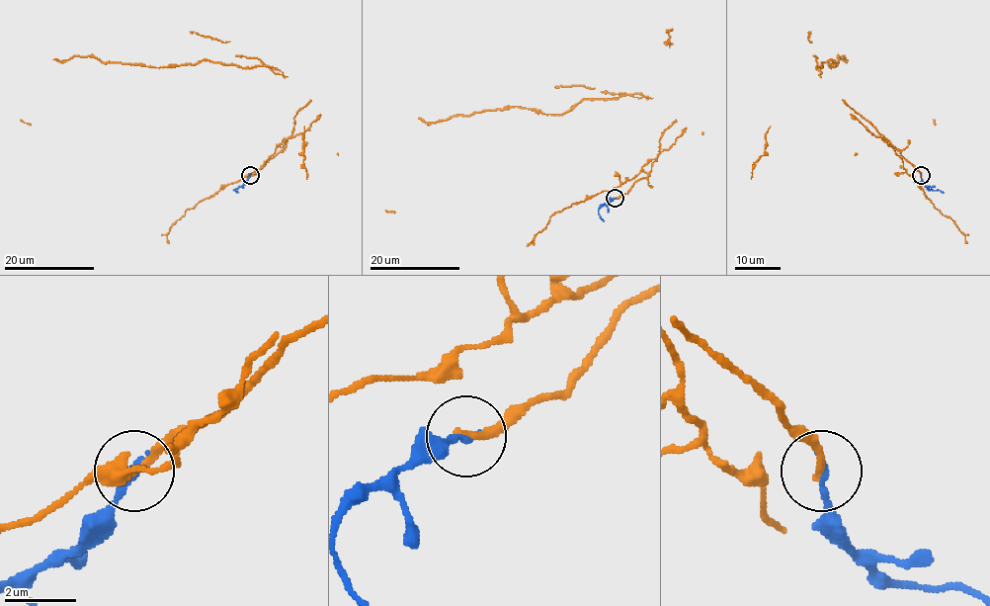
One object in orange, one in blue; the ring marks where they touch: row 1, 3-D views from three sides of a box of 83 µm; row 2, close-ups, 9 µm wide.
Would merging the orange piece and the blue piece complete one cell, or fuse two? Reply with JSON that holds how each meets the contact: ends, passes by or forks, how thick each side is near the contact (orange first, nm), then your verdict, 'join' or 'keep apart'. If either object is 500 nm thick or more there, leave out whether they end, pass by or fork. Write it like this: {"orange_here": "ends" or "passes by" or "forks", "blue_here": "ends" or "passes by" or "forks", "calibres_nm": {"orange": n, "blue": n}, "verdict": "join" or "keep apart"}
{"orange_here": "ends", "blue_here": "ends", "calibres_nm": {"orange": 240, "blue": 200}, "verdict": "keep apart"}

